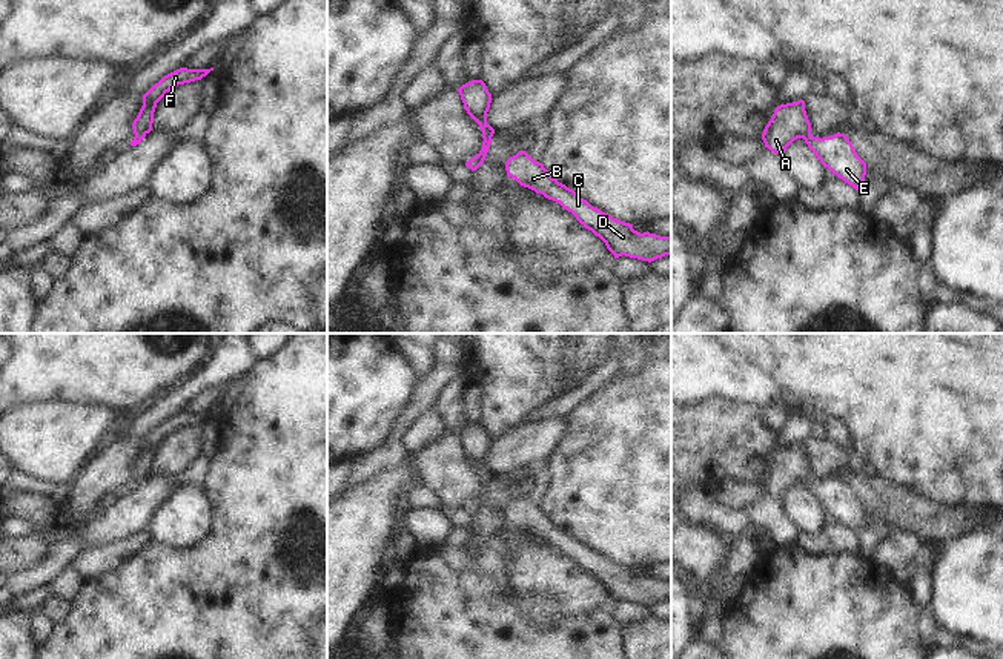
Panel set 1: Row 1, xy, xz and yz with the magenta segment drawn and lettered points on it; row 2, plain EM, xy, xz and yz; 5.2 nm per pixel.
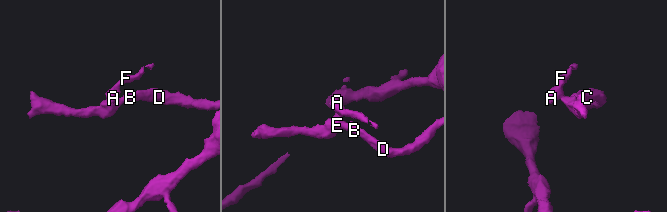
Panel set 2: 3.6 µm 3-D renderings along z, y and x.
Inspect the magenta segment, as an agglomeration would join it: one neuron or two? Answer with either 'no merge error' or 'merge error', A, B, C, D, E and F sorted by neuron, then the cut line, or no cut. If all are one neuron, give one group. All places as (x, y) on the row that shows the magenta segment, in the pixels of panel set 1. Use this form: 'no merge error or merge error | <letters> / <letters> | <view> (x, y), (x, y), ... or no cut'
merge error | A F / B C D E | xz (479, 123), (486, 125)

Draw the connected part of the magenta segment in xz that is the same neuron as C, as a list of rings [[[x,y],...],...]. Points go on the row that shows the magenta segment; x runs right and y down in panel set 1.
[[[519,151],[510,157],[505,161],[505,171],[507,177],[515,178],[521,186],[542,194],[545,198],[559,203],[571,212],[585,229],[591,230],[605,243],[614,258],[625,255],[651,263],[671,255],[671,237],[660,237],[650,232],[641,233],[633,229],[633,224],[593,207],[573,189],[553,178],[544,164],[535,161],[525,151]]]

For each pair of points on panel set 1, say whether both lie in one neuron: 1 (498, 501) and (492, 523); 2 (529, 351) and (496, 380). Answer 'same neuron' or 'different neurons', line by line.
1: same neuron
2: same neuron

